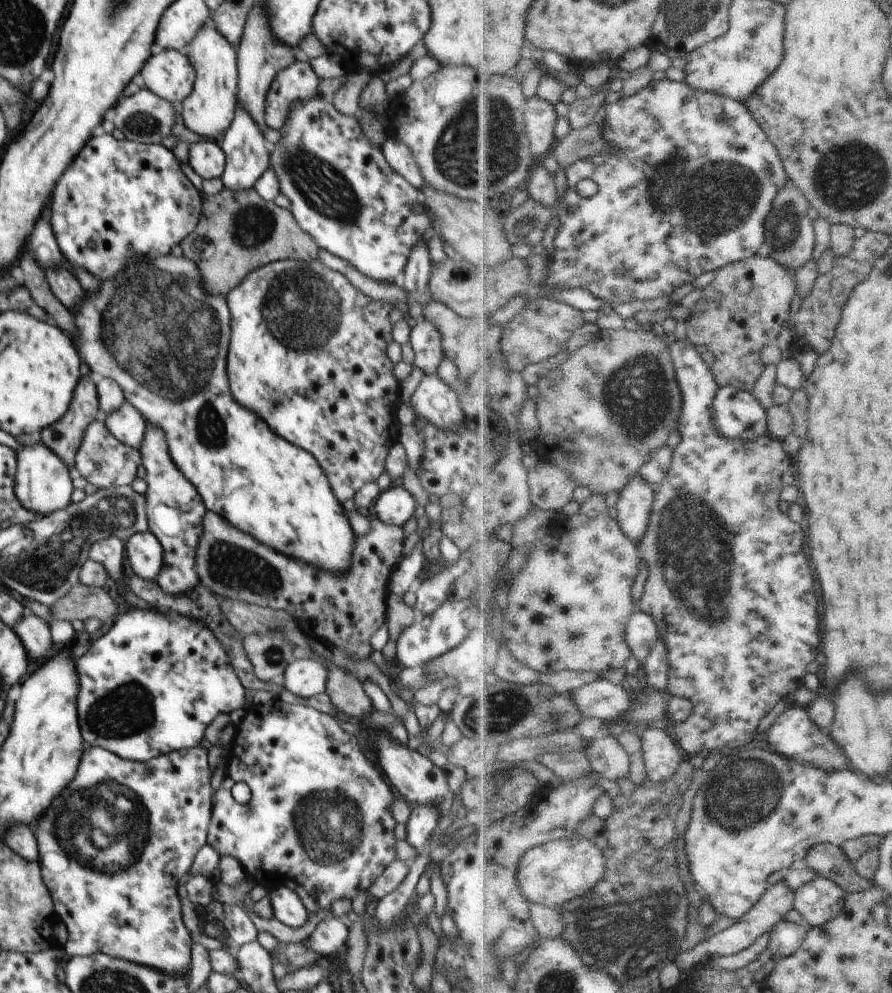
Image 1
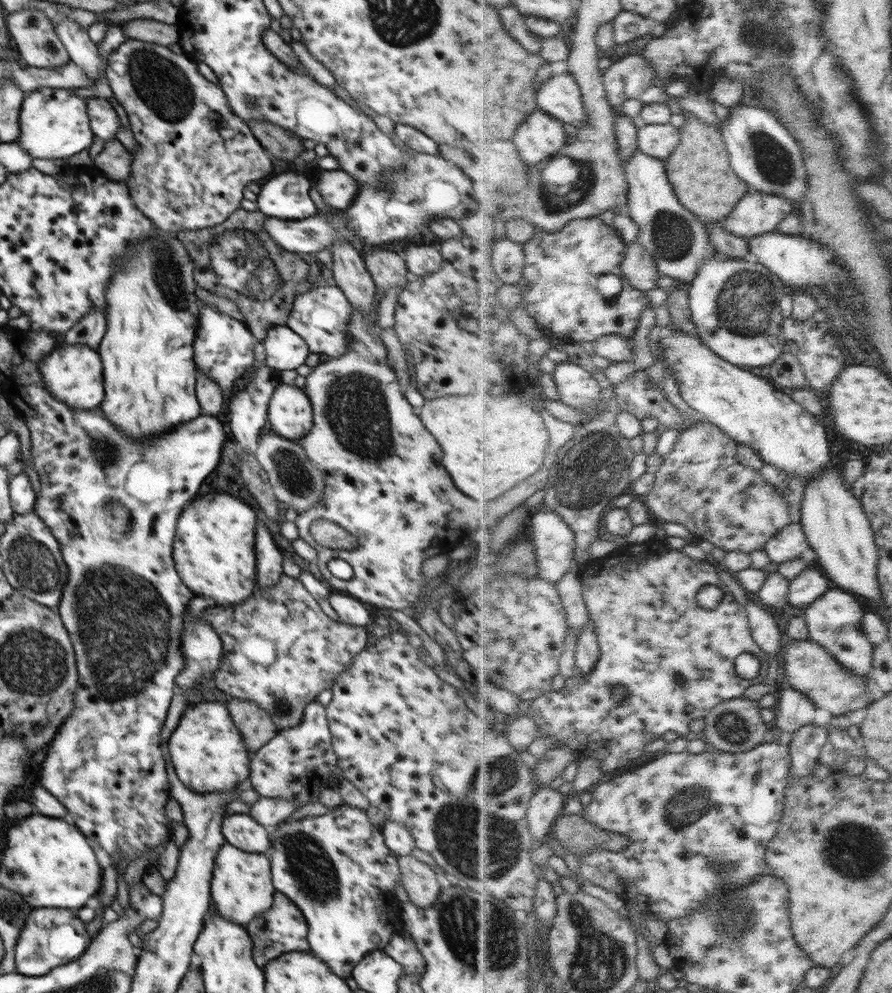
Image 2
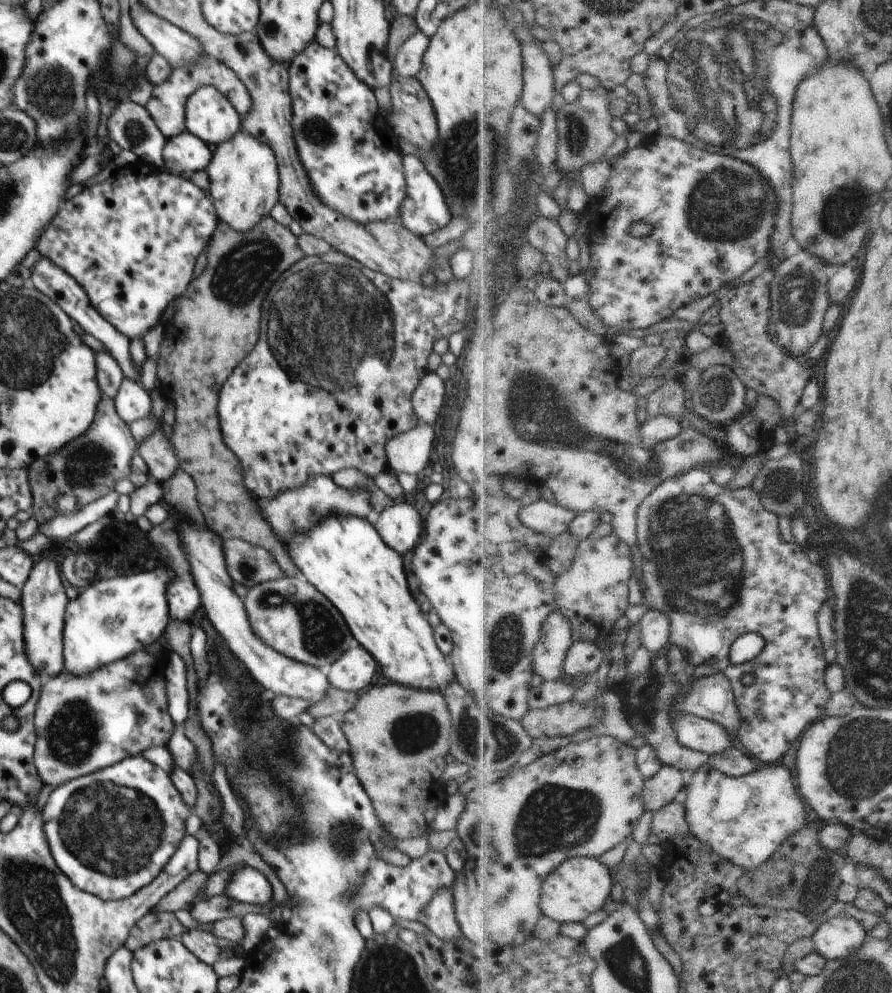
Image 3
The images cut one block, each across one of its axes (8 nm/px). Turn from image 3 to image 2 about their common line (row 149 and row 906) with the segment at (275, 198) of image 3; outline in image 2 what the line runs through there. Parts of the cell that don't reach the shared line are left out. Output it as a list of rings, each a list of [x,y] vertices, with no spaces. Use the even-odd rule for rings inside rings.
[[[228,841],[220,847],[220,852],[214,857],[214,872],[211,879],[211,898],[216,905],[216,913],[245,926],[254,917],[272,907],[275,891],[268,853],[240,850]]]

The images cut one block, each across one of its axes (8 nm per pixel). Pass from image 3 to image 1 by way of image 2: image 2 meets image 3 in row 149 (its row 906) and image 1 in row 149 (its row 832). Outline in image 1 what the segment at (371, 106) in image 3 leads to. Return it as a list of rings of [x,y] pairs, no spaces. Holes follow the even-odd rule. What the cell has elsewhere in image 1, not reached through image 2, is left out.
[[[312,97],[308,101],[298,101],[290,109],[289,117],[285,125],[279,130],[280,140],[275,143],[274,151],[269,156],[270,168],[276,173],[281,188],[281,193],[290,200],[291,211],[298,224],[305,230],[316,242],[320,249],[326,249],[328,252],[335,254],[342,260],[348,261],[349,265],[354,265],[356,269],[363,272],[367,277],[373,278],[374,281],[394,283],[397,274],[405,270],[405,266],[414,245],[422,240],[424,236],[432,231],[432,222],[426,215],[426,210],[422,206],[423,192],[412,186],[403,176],[400,176],[388,164],[384,156],[382,146],[372,144],[361,129],[359,120],[355,115],[346,116],[335,109],[334,103],[322,97]]]

